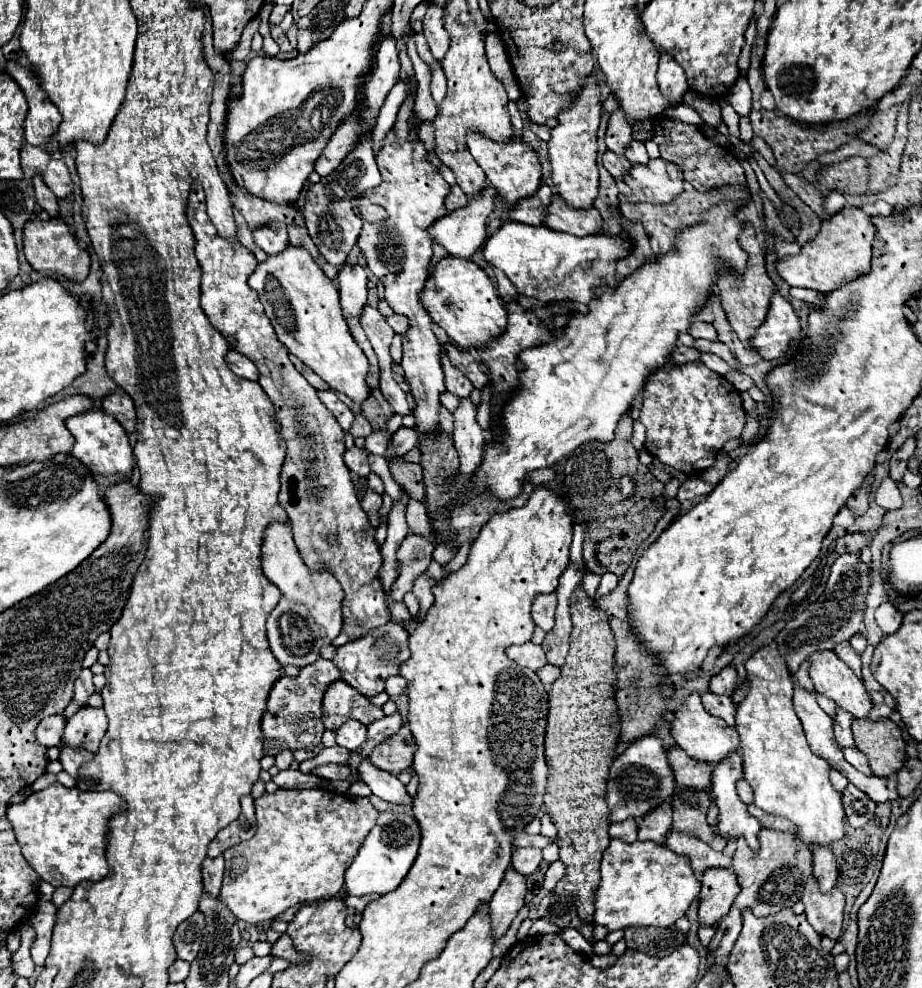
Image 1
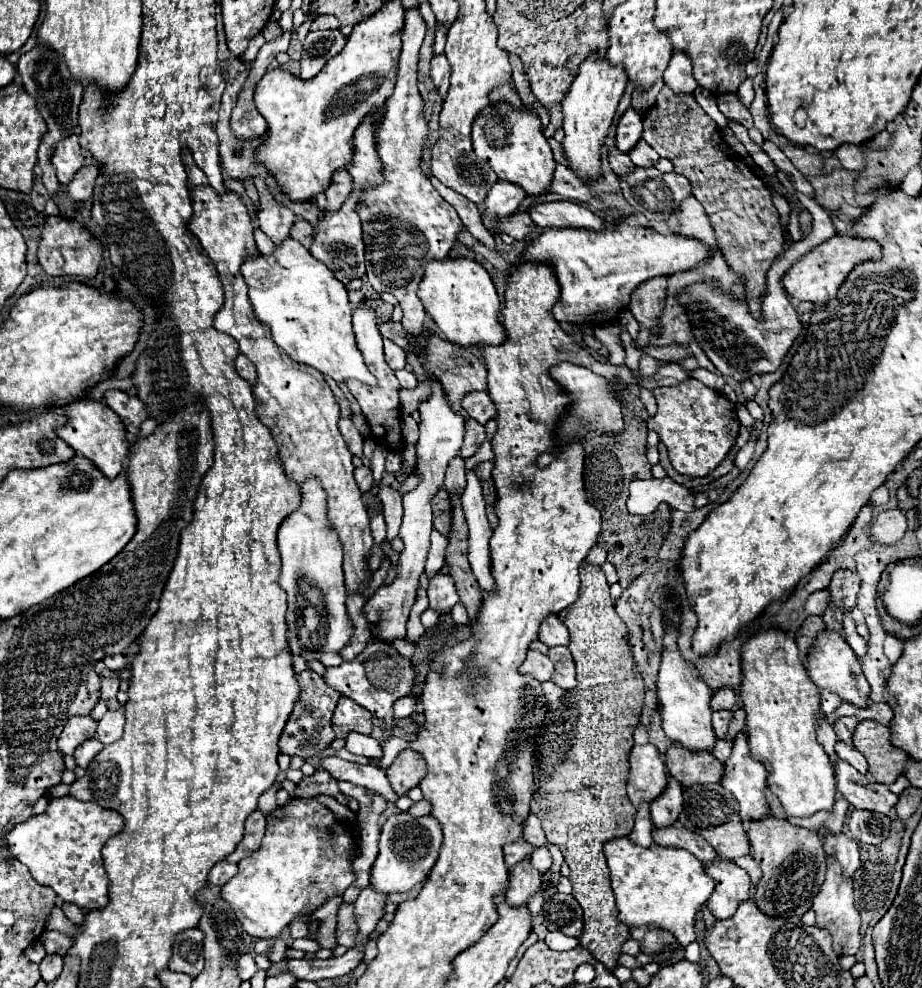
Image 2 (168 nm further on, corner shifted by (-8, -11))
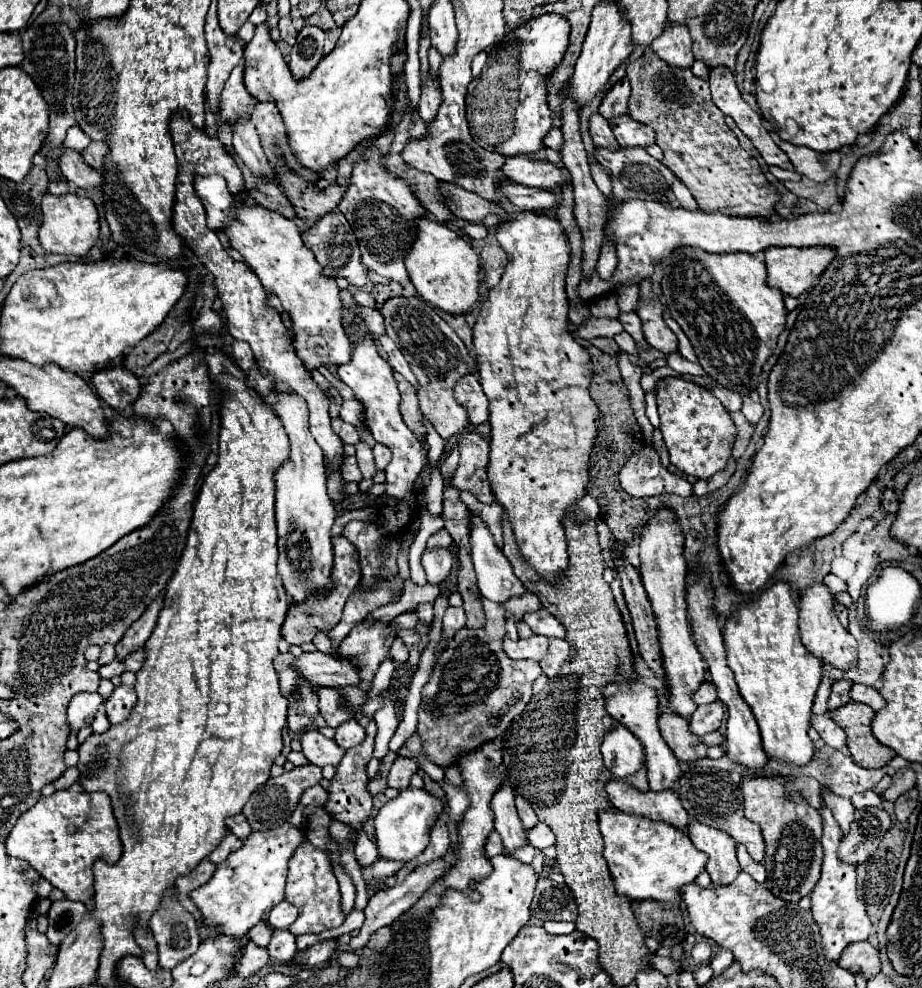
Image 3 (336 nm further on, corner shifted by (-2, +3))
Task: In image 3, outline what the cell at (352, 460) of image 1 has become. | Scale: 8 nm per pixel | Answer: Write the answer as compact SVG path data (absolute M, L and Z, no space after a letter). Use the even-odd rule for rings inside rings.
M348 456L344 460L344 464L342 464L342 476L348 482L360 482L362 480L362 474L358 470L358 464L356 464L356 458L354 456Z

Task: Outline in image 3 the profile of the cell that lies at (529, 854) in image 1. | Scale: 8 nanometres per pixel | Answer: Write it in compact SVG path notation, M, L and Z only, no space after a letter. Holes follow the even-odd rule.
M538 822L534 828L530 828L530 830L526 832L526 836L528 836L530 844L532 844L534 848L540 848L540 850L544 850L544 848L548 848L548 846L554 844L554 834L552 834L552 830L550 830L546 824L542 824L542 822Z

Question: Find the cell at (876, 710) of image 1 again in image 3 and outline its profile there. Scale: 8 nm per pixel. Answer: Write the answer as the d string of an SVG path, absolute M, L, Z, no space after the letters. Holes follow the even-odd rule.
M854 684L852 686L852 692L850 692L852 700L854 702L860 702L860 704L866 704L870 706L872 710L882 710L886 706L886 700L878 694L876 688L870 688L870 686L862 686L862 684Z

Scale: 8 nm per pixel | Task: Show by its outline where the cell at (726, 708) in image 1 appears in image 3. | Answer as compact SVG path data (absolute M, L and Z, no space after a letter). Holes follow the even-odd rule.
M716 700L712 704L698 706L698 710L690 718L690 730L698 736L704 736L708 732L718 730L722 720L724 720L724 708L722 708L722 702Z

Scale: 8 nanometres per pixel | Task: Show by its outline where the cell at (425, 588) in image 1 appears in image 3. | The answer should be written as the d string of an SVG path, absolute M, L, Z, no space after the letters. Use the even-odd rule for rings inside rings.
M434 546L434 548L426 548L424 550L420 562L422 562L422 568L426 570L428 582L430 584L440 584L450 574L452 554L450 554L448 548Z

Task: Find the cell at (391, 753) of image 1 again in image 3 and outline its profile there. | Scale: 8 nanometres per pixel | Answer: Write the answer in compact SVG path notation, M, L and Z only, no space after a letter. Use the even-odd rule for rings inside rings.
M398 756L396 762L394 762L392 768L390 768L390 774L388 774L388 778L386 778L386 784L388 784L390 788L404 790L404 788L410 786L412 774L416 774L416 764L414 764L414 760Z

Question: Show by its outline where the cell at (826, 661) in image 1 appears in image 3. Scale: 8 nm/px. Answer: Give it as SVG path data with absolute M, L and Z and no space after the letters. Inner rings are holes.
M824 582L812 584L812 586L808 586L804 590L804 594L800 596L800 602L798 602L798 608L800 608L800 620L798 620L800 640L822 662L828 662L838 670L848 670L856 662L858 648L856 648L854 636L850 636L848 630L836 618L834 604L836 604L836 600L834 600L834 596L830 594L830 590L828 590L828 586Z

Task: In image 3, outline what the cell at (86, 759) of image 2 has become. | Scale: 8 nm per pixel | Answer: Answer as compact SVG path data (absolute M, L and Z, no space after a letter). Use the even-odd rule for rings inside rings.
M102 704L98 708L98 712L96 712L96 718L92 722L92 728L94 728L94 732L104 732L108 726L110 726L110 722L108 722L108 716L106 716L106 706Z

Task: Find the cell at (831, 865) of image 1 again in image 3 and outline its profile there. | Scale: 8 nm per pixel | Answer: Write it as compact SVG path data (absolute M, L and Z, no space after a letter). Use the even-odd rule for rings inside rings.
M824 790L822 792L822 798L824 798L824 804L826 808L830 808L830 812L834 814L836 822L840 824L842 832L848 832L850 830L850 824L854 820L854 806L850 802L850 798L842 798L842 796L836 796L832 790Z

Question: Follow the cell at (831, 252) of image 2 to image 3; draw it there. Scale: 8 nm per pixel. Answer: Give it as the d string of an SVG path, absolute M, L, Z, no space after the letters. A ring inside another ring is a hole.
M766 248L766 284L782 294L798 298L820 278L832 258L834 250L830 248Z

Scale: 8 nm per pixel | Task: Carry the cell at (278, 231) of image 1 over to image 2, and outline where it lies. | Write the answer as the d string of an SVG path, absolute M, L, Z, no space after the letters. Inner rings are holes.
M264 182L256 184L260 196L262 196L262 208L258 210L258 222L260 222L260 230L276 244L280 246L288 236L290 236L290 228L294 222L294 214L280 206L278 202L270 200L270 192L266 188Z

